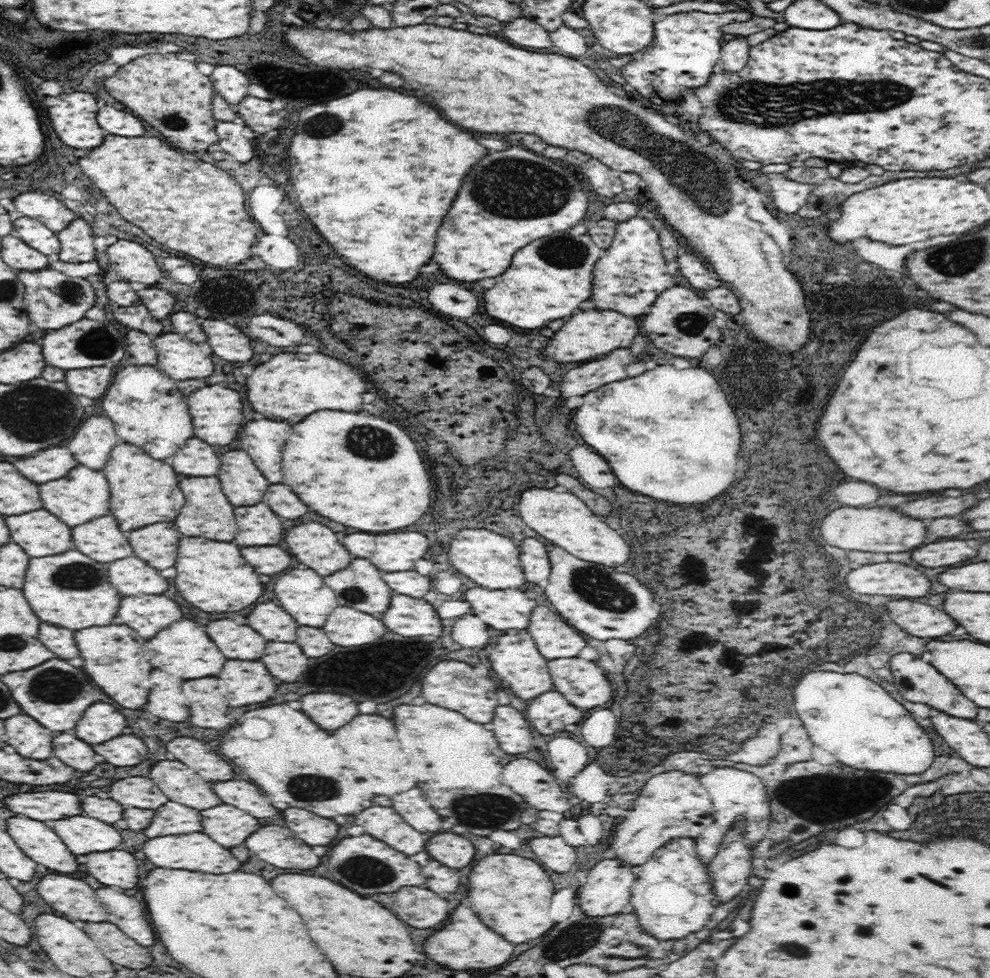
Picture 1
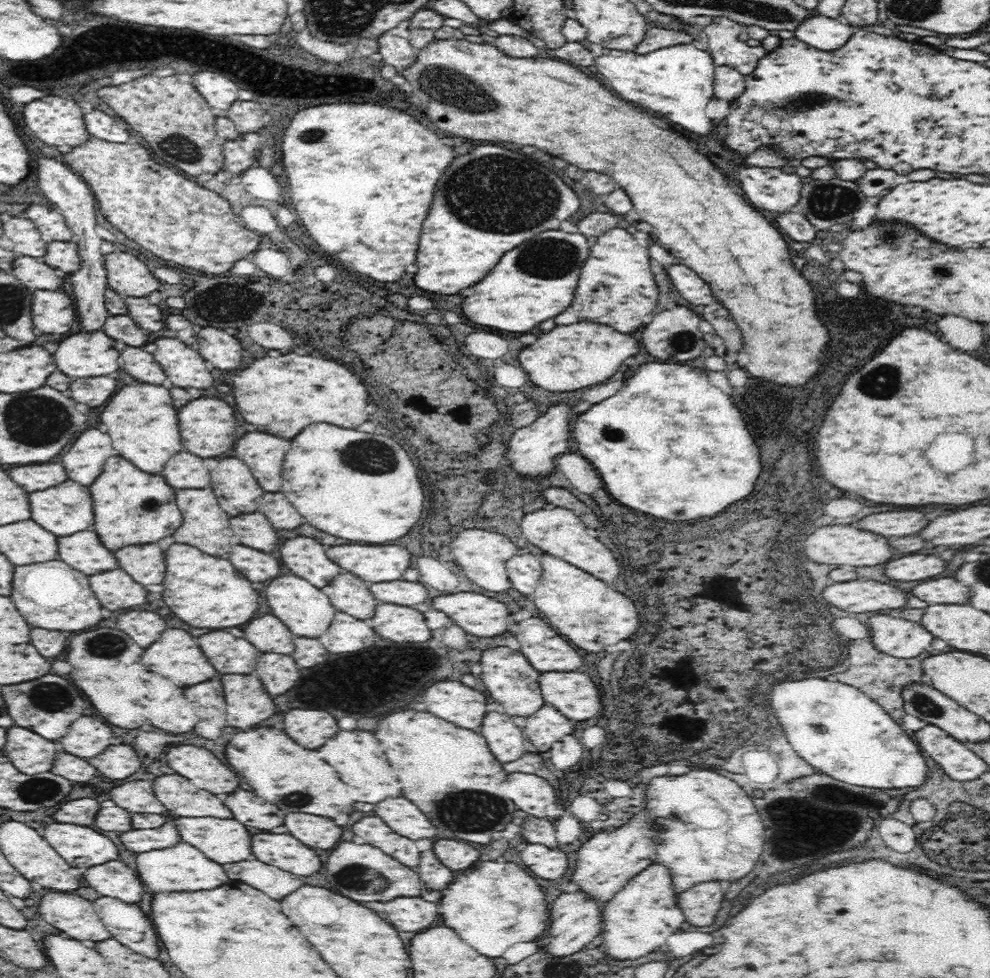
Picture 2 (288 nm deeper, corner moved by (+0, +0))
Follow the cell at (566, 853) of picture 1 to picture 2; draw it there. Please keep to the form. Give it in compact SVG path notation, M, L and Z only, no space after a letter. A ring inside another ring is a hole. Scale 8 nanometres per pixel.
M526 844L524 848L520 848L520 856L526 868L544 880L556 880L568 868L568 856L560 848L548 848L544 844Z

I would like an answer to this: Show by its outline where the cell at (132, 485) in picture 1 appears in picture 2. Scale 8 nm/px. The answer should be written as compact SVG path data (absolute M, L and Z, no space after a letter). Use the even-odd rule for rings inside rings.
M112 456L106 464L98 480L90 486L92 506L94 506L94 526L92 530L100 536L100 542L116 552L124 546L152 544L160 542L166 536L174 536L174 532L182 526L184 516L176 504L176 490L166 482L164 476L152 476L140 472L138 466L130 464L120 456Z

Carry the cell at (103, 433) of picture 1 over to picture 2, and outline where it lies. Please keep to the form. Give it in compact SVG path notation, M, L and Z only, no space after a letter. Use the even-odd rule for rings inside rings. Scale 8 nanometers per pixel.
M90 428L80 434L80 438L62 456L66 466L66 476L78 484L92 486L104 470L104 462L116 454L112 448L112 436Z

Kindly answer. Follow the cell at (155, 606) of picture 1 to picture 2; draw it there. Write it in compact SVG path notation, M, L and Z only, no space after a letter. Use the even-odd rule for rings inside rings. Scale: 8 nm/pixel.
M136 608L136 610L130 610L128 614L122 614L118 618L116 630L126 632L128 636L132 636L136 640L136 644L140 644L142 648L148 648L166 630L166 622L154 612Z

